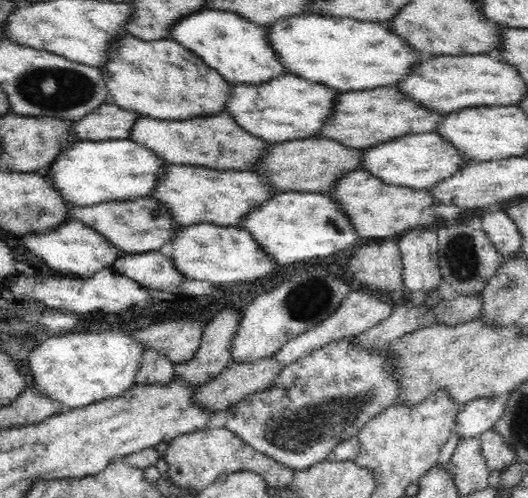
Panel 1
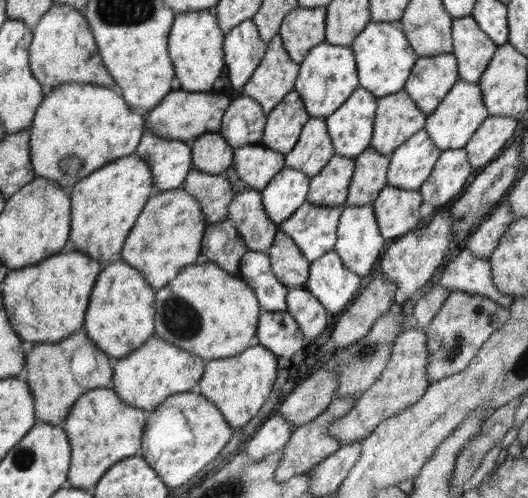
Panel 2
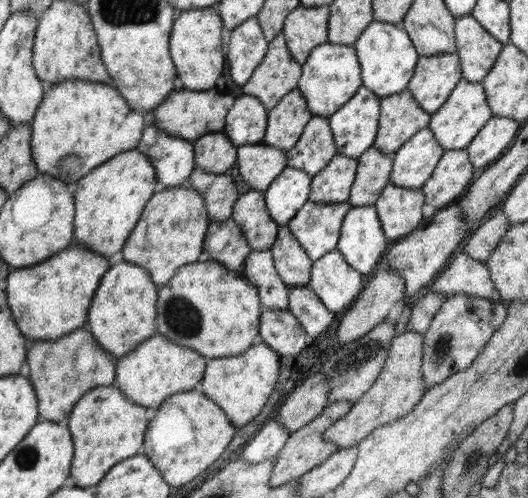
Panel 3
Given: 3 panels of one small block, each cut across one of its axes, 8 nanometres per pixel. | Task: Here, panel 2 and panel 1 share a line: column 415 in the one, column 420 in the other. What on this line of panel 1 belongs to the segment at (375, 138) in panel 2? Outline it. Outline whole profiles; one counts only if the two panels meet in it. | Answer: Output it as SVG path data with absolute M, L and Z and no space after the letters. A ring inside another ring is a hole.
M378 87L359 91L340 91L334 104L335 112L329 122L320 128L318 136L336 140L355 149L364 149L382 144L386 140L402 138L422 132L436 133L446 115L425 108L422 103L410 99L398 87Z

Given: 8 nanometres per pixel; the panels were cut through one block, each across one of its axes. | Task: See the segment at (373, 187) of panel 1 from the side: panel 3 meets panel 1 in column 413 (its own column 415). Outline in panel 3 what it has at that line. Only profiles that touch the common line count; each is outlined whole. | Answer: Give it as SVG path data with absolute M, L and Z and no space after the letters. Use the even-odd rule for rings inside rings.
M391 182L373 204L382 223L384 235L393 243L418 228L422 222L422 206L426 197L421 188L404 188Z

